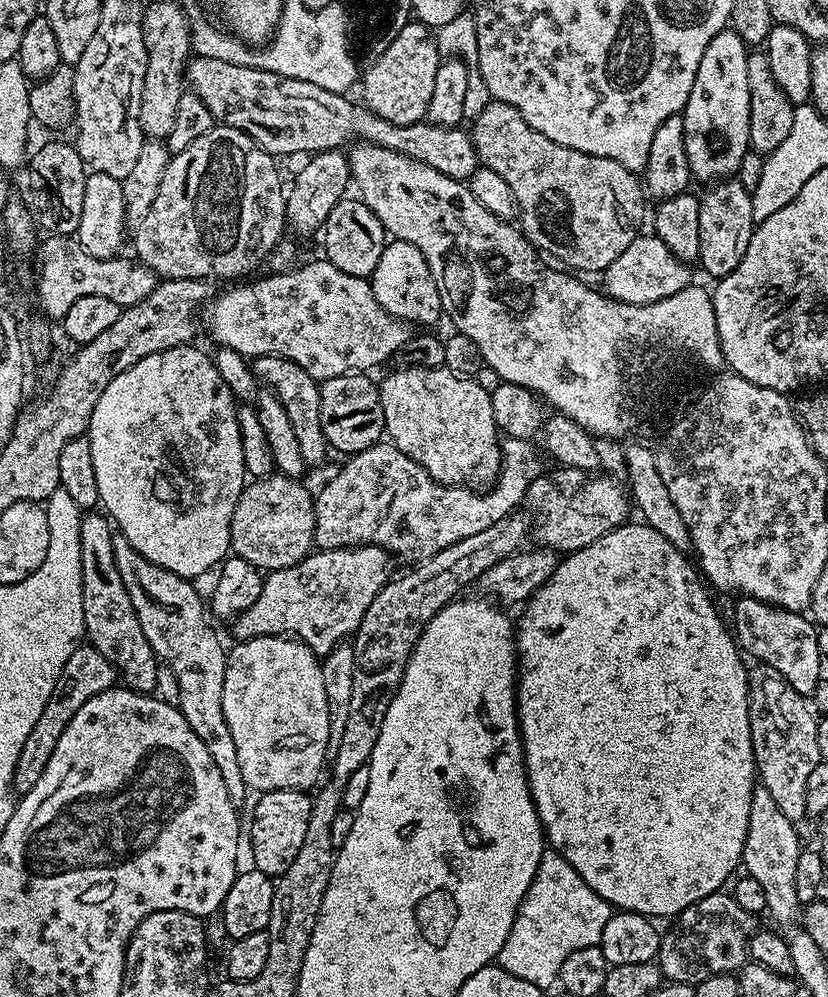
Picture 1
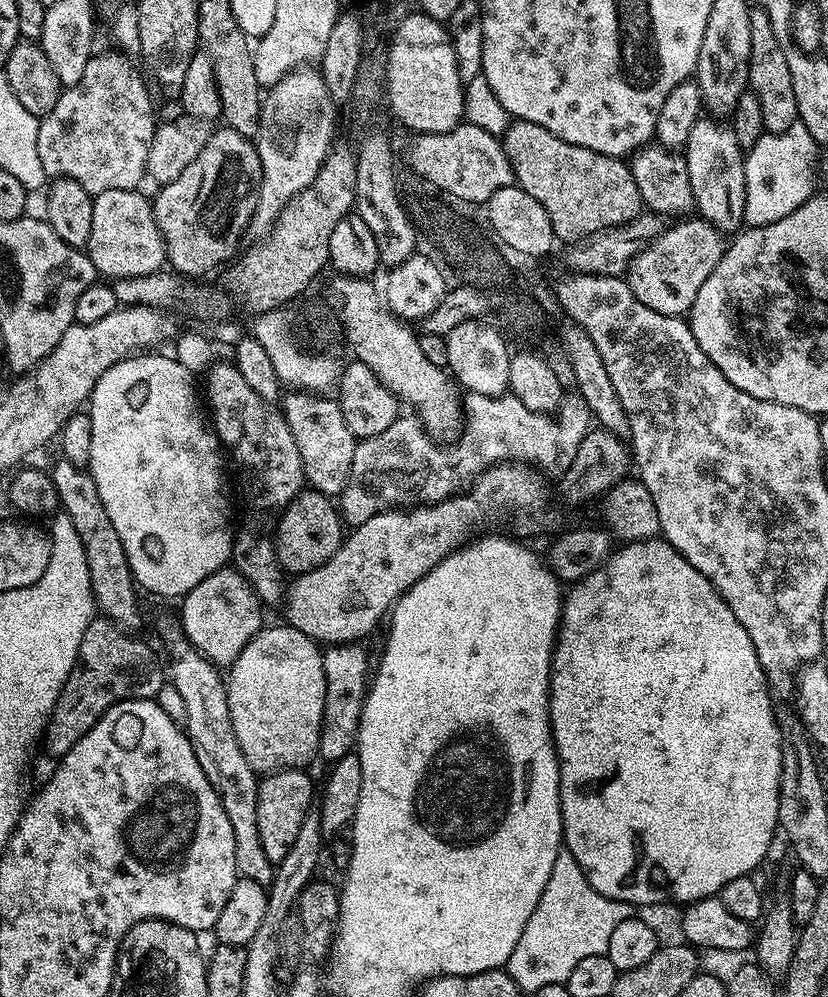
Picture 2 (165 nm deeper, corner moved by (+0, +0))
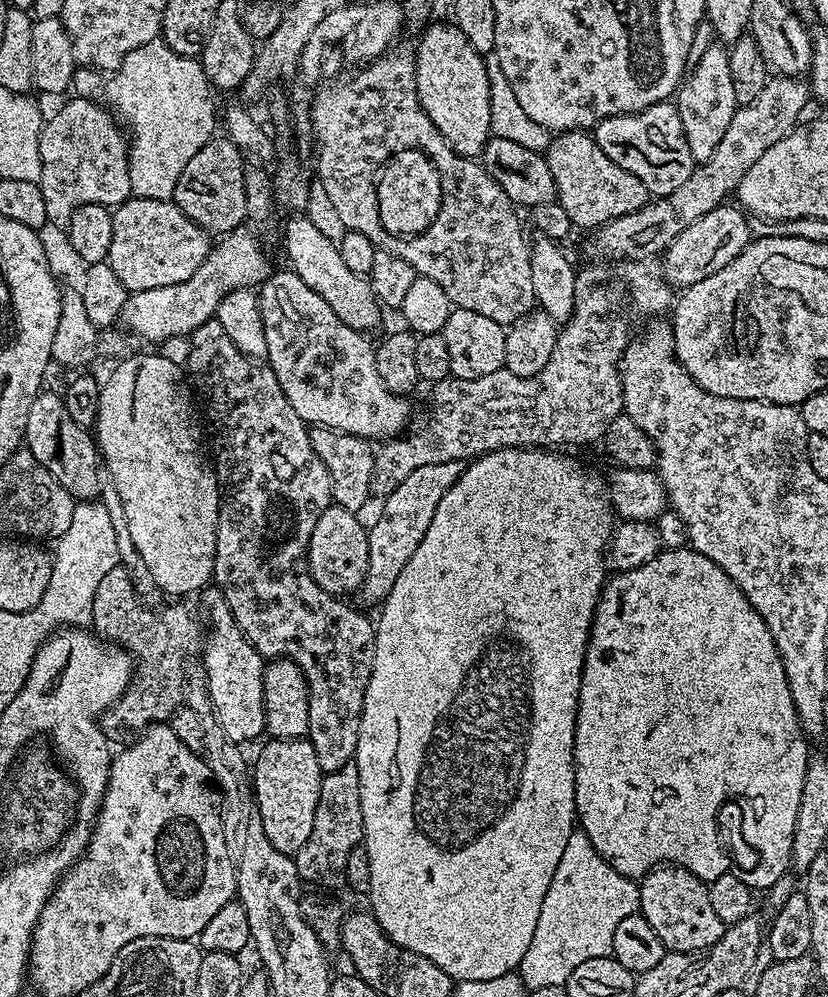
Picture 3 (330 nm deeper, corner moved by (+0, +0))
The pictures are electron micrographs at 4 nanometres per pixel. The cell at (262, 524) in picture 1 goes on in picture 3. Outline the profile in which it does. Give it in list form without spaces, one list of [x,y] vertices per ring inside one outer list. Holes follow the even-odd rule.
[[[332,504],[318,518],[308,543],[308,572],[322,590],[337,598],[347,597],[347,592],[359,593],[364,586],[368,569],[368,528],[360,525],[357,513]]]

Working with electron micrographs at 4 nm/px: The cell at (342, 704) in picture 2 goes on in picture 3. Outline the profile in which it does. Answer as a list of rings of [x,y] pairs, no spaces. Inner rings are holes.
[[[215,318],[202,322],[202,326],[198,326],[198,330],[194,330],[191,336],[188,337],[188,342],[189,358],[186,363],[186,376],[190,381],[191,391],[202,409],[203,419],[205,416],[208,419],[209,426],[212,427],[210,452],[214,457],[216,483],[220,490],[220,513],[218,514],[218,534],[216,535],[216,549],[214,550],[212,580],[215,587],[219,588],[220,593],[226,598],[226,602],[234,614],[236,624],[242,630],[245,638],[252,643],[254,650],[258,650],[258,654],[265,658],[292,660],[302,670],[302,674],[308,683],[307,739],[311,740],[314,746],[314,754],[318,758],[321,773],[333,772],[342,766],[353,763],[356,754],[358,730],[362,722],[362,710],[366,698],[366,686],[370,682],[370,674],[374,666],[376,626],[371,619],[368,621],[358,609],[344,604],[348,602],[331,596],[326,590],[322,590],[322,586],[318,586],[308,572],[306,557],[310,534],[314,532],[314,526],[318,524],[318,518],[333,504],[330,470],[326,470],[326,466],[322,466],[322,458],[313,456],[310,438],[308,437],[309,425],[305,424],[302,418],[298,418],[294,406],[290,406],[290,402],[286,402],[286,394],[282,394],[282,386],[278,386],[278,378],[274,378],[274,370],[267,362],[252,360],[246,354],[242,354],[242,350],[238,350],[238,346],[234,346],[234,342],[230,342],[226,330],[222,330],[222,326]]]

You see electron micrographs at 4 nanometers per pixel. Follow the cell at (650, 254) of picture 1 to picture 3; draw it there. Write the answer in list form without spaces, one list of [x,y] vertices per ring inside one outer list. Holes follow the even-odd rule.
[[[721,206],[710,210],[710,214],[702,214],[692,225],[687,226],[662,253],[664,268],[662,275],[673,289],[683,290],[694,286],[694,282],[702,282],[702,278],[710,278],[710,274],[718,274],[722,266],[726,266],[747,246],[749,217],[739,207]]]

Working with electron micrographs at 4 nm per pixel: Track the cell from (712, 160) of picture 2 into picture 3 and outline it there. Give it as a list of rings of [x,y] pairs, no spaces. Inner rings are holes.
[[[713,44],[706,50],[702,60],[683,79],[676,94],[675,105],[683,124],[683,134],[689,143],[690,154],[695,163],[709,160],[718,146],[719,139],[726,134],[730,120],[738,107],[730,75],[729,51],[720,44]]]

